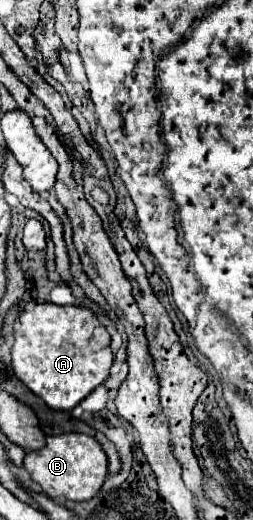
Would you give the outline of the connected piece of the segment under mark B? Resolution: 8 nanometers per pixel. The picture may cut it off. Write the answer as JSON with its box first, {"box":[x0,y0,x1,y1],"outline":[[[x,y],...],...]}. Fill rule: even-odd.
{"box":[24,433,108,501],"outline":[[[62,433],[56,437],[46,437],[46,447],[30,451],[24,459],[24,467],[30,473],[32,481],[38,483],[48,497],[90,501],[104,483],[108,471],[108,459],[102,445],[94,437],[82,433]]]}

